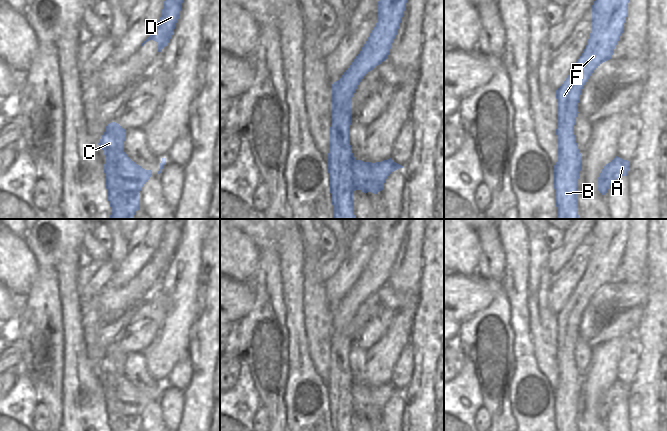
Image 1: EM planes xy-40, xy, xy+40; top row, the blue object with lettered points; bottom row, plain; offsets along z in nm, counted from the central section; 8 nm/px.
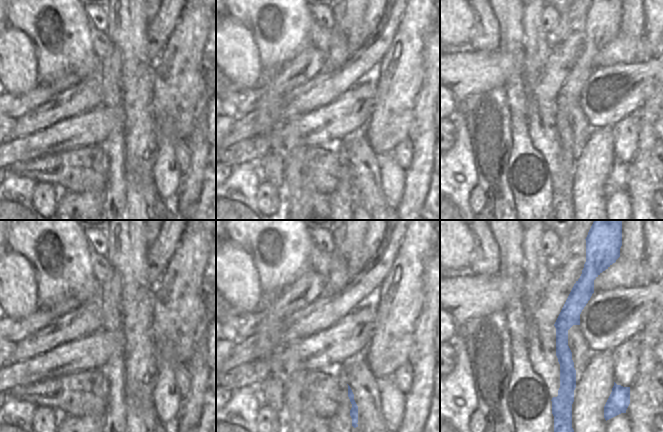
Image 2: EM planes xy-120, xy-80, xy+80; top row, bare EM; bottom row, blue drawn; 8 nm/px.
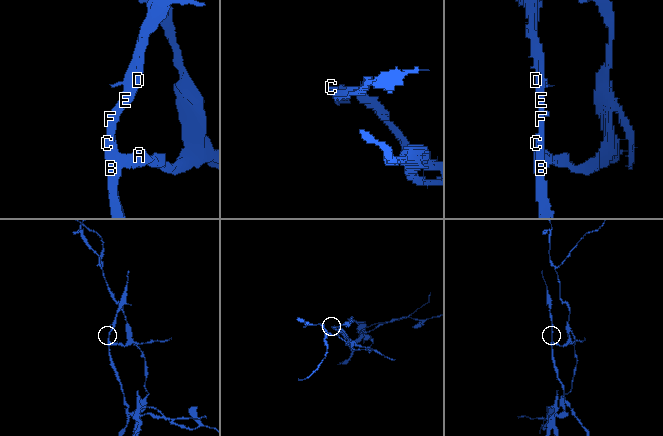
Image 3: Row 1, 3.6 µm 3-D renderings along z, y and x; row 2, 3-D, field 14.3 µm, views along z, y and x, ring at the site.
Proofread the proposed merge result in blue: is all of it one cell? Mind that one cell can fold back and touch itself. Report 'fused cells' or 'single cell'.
fused cells

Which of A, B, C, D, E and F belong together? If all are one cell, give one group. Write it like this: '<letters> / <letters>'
A / B C D E F

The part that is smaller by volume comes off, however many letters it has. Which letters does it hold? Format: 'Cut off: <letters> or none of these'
Cut off: B, C, D, E, F

